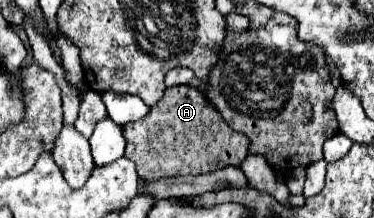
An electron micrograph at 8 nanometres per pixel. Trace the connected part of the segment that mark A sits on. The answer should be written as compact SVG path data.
M193 85L165 89L161 101L151 107L143 121L129 123L123 129L127 139L125 155L137 165L137 173L145 181L175 175L201 175L215 171L217 167L241 165L249 155L249 139L243 133L229 129L223 117Z

